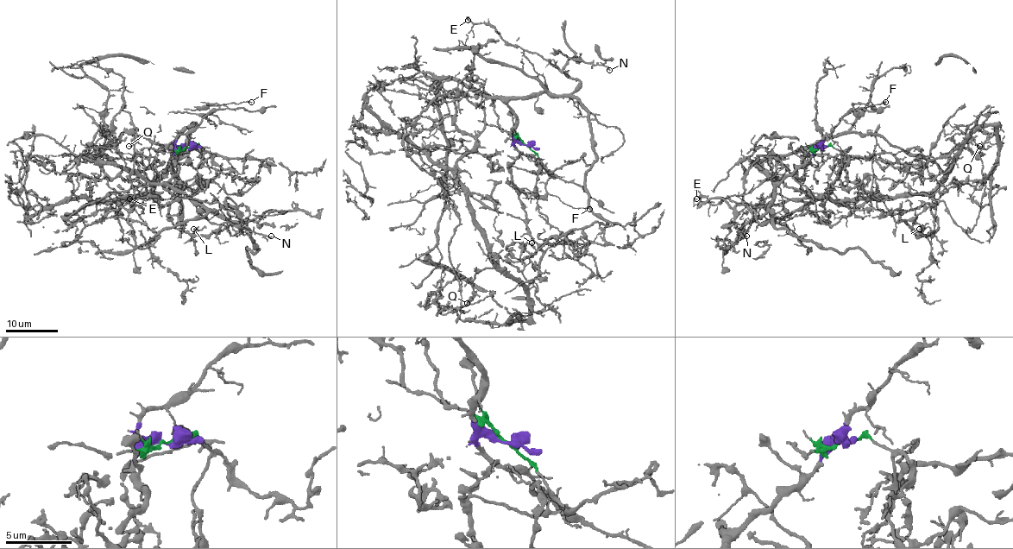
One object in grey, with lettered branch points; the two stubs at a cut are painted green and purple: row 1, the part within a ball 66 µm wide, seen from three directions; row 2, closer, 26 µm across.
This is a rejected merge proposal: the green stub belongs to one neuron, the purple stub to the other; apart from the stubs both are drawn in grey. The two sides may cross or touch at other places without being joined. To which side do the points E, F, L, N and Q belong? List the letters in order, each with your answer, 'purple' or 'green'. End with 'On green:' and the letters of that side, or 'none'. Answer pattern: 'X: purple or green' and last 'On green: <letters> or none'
E: purple
F: purple
L: green
N: purple
Q: green
On green: L, Q

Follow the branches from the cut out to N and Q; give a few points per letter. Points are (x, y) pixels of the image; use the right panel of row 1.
N: (821, 148), (775, 186), (770, 220), (758, 222), (746, 206), (734, 209), (734, 224), (746, 236)
Q: (821, 148), (890, 154), (918, 167), (962, 144), (945, 179), (967, 143), (978, 146)

